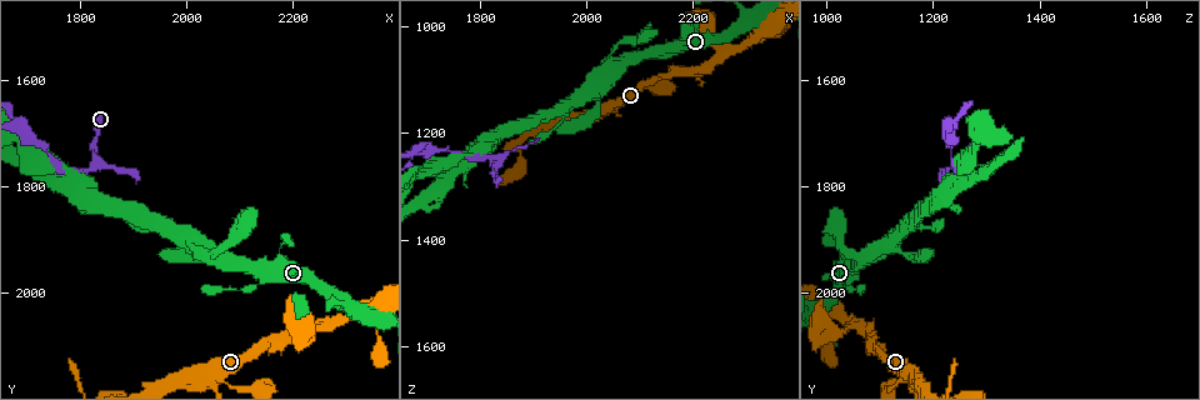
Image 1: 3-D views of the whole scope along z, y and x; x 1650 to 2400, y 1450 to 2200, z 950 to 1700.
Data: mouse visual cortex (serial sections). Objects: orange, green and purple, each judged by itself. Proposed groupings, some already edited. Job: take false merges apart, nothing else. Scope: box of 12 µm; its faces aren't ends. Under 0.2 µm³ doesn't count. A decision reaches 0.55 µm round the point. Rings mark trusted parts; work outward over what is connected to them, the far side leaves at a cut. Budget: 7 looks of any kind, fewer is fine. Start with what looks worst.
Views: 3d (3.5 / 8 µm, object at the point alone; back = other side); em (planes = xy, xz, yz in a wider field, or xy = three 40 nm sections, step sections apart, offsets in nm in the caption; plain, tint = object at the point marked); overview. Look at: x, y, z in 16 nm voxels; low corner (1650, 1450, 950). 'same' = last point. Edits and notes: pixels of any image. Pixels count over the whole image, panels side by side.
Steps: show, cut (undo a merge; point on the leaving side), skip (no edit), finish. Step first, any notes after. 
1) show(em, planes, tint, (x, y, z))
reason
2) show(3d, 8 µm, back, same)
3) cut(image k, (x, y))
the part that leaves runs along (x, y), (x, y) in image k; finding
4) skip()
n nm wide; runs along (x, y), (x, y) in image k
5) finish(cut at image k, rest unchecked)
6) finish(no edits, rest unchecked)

show(3d, 8 µm, (1820, 1765, 1250))
sharp bend

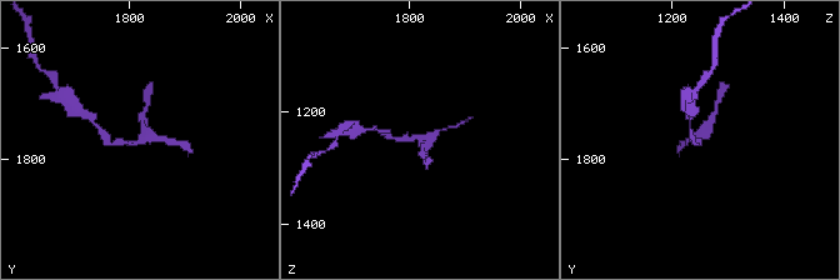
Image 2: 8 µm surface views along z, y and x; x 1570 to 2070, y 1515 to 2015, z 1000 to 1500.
show(3d, 3.5 µm, back, (1820, 1765, 1255))

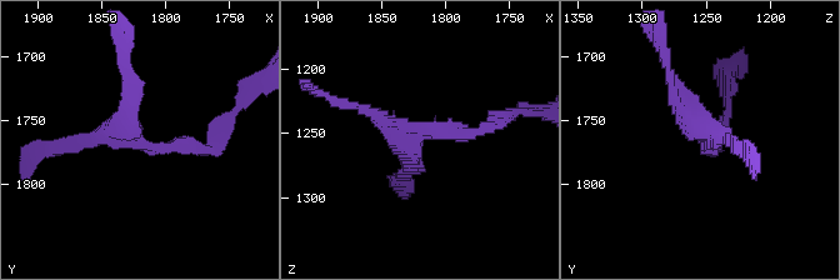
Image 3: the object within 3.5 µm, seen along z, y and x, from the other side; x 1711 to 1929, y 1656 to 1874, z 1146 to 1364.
show(em, xy, step 2, tint, (1820, 1764, 1250))

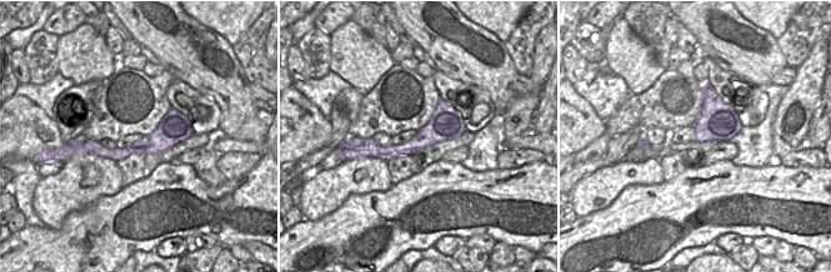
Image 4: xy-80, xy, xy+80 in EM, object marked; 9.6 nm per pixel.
skip()
runs along (129, 73), (144, 145), (213, 145) in image 3; all the same cell

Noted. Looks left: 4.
show(3d, 3.5 µm, (2055, 1940, 1075))
three arms meet

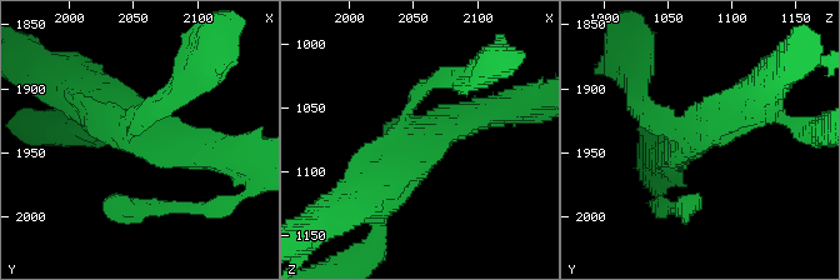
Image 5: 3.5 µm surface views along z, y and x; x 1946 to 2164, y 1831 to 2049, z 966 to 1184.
show(em, xy, step 5, tint, (2058, 1934, 1076))
3 arms; arms of 200, 350, 600 nm

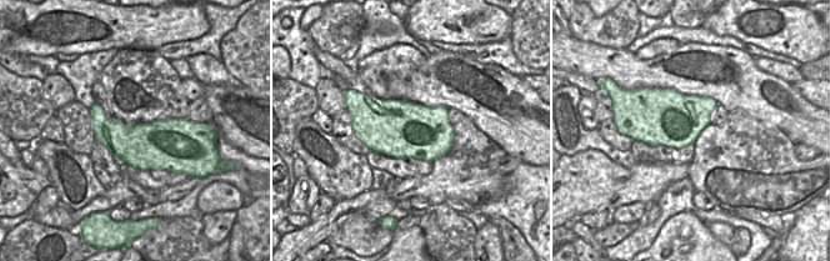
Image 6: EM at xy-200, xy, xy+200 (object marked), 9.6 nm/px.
show(em, planes, tint, same)
another direction

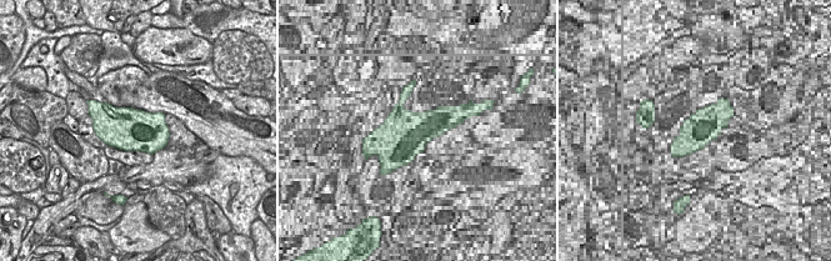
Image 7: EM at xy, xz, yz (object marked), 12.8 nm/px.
skip()
one cell here

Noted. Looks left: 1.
finish(no edits, rest unchecked)

